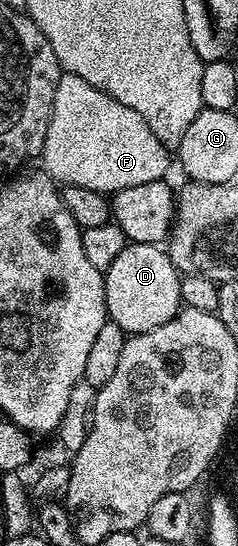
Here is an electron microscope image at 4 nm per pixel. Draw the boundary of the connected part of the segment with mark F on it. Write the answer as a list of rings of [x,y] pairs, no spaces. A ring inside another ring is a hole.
[[[66,72],[61,75],[59,86],[55,86],[55,102],[51,110],[51,122],[47,126],[47,138],[39,157],[40,163],[45,163],[43,165],[44,171],[52,176],[58,185],[83,186],[87,190],[95,190],[102,194],[127,190],[131,186],[143,186],[143,182],[155,182],[156,180],[165,180],[168,177],[169,156],[171,160],[170,149],[165,148],[163,142],[159,142],[159,138],[155,138],[155,134],[151,134],[151,126],[147,126],[147,122],[143,122],[143,118],[138,112],[131,110],[131,106],[123,106],[123,102],[111,98],[111,94],[107,94],[103,90],[95,90],[95,86],[91,86],[91,82],[83,82],[83,78],[79,78],[75,74]]]

